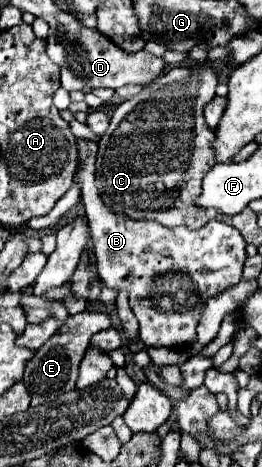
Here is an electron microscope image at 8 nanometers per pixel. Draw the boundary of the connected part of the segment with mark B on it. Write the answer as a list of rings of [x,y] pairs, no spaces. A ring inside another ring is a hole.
[[[88,140],[88,150],[90,154],[80,160],[80,166],[76,170],[76,182],[80,186],[80,196],[82,196],[82,204],[86,210],[86,216],[90,220],[90,234],[92,234],[92,246],[96,252],[96,260],[98,260],[98,274],[102,276],[102,282],[108,288],[116,288],[116,290],[128,290],[130,294],[130,306],[134,316],[140,322],[140,340],[144,342],[146,348],[178,348],[178,346],[190,346],[196,340],[196,326],[202,314],[202,308],[206,304],[206,300],[210,296],[216,296],[218,292],[224,292],[228,286],[234,286],[240,282],[242,278],[242,266],[246,260],[246,242],[242,238],[242,234],[236,228],[230,228],[224,222],[216,222],[214,224],[206,224],[206,228],[202,230],[188,230],[186,226],[177,226],[168,228],[158,224],[156,221],[150,220],[132,220],[124,214],[116,214],[112,212],[100,198],[100,192],[96,188],[96,150],[98,144],[94,140]],[[160,272],[168,272],[168,274],[186,274],[190,280],[186,280],[186,276],[166,276],[166,280],[158,280],[158,296],[156,294],[156,284],[148,282],[148,276],[156,276]]]

